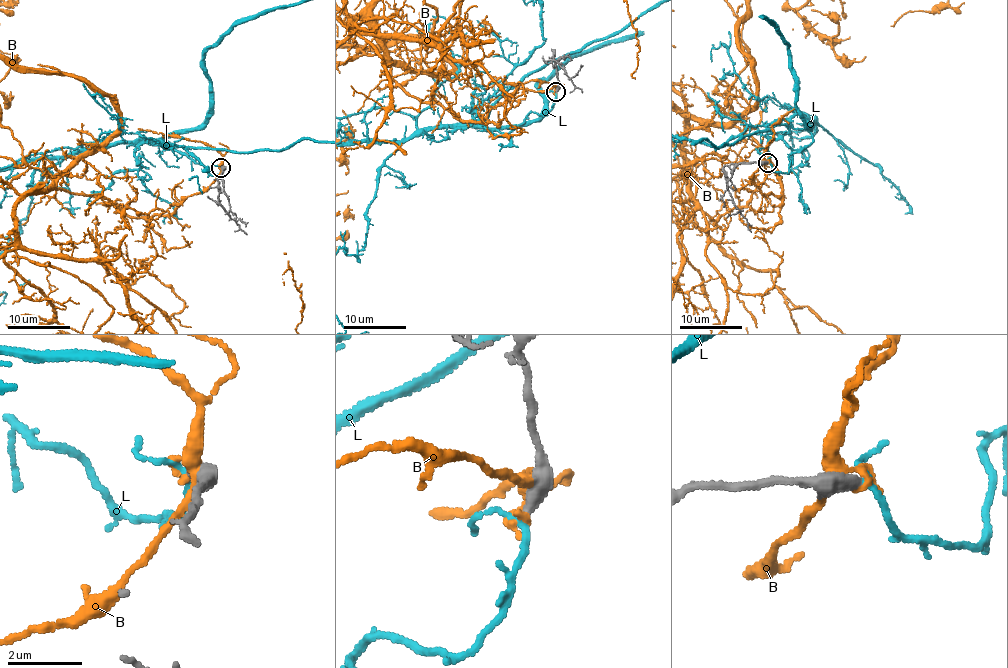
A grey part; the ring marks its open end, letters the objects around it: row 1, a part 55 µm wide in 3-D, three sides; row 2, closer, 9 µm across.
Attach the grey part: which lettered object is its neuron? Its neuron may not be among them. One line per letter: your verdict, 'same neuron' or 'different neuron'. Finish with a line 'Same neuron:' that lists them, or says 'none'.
B: different neuron
L: same neuron
Same neuron: L

